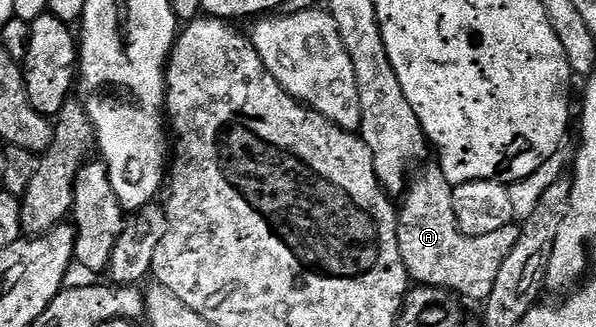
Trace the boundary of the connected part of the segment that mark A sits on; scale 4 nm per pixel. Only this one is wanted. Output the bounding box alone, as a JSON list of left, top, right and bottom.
[397,162,520,302]

